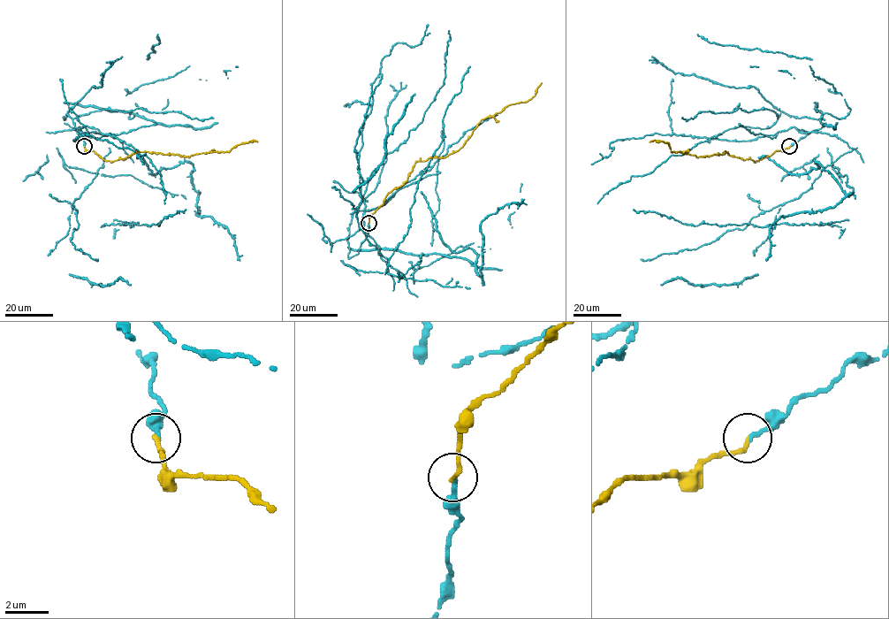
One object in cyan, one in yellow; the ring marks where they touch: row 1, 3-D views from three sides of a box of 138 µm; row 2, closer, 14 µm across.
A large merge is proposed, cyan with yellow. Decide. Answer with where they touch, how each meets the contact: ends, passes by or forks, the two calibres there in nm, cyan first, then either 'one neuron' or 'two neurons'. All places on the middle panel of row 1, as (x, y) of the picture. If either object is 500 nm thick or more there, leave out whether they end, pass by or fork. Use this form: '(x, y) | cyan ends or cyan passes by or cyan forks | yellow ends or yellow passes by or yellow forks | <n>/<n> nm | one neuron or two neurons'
(368, 223) | cyan ends | yellow ends | 240/240 nm | one neuron

